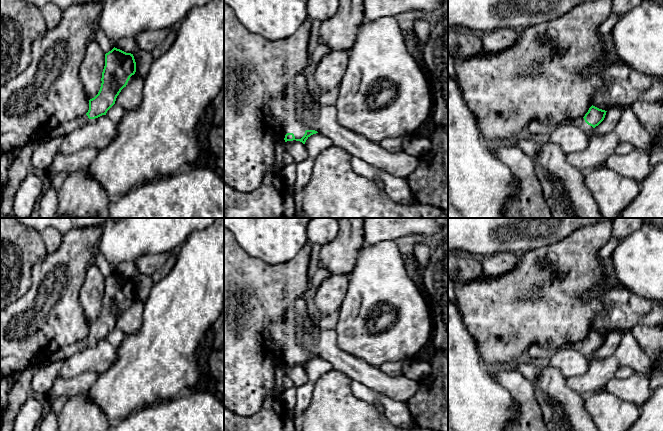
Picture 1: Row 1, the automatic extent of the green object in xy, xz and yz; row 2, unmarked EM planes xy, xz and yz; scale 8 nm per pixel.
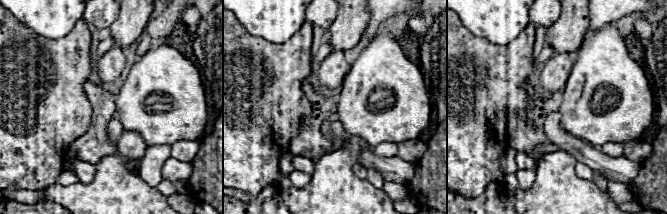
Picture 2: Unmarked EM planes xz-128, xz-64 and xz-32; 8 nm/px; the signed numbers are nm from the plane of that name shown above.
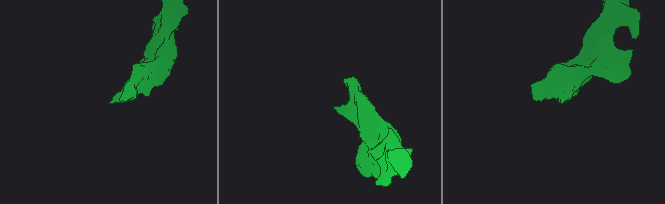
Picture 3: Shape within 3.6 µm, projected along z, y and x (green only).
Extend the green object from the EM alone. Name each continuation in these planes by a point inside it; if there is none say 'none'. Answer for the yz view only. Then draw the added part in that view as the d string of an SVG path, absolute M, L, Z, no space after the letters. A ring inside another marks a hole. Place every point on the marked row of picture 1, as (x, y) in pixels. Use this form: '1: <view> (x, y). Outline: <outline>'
1: yz (580, 122). Outline: M583 117L572 120L572 121L569 121L568 123L573 125L573 126L576 126L576 127L580 128L581 130L583 130L587 134L593 130L593 127L588 125L585 122Z

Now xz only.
1: xz (290, 124). Outline: M284 97L272 98L268 104L271 113L280 121L284 138L287 133L293 133L295 139L301 139L306 130L313 130L304 125L298 117L287 111L288 103Z

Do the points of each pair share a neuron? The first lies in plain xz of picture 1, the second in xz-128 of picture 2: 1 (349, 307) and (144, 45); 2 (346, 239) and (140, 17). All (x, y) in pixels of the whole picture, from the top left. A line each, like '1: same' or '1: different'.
1: different
2: same

